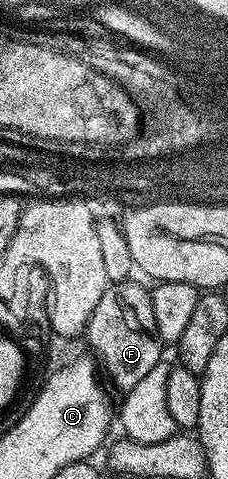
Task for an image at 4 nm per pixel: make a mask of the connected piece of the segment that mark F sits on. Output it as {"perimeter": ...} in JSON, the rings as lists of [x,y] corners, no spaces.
{"perimeter":[[[134,281],[107,285],[104,296],[100,296],[100,304],[96,304],[96,312],[92,312],[88,320],[84,335],[84,341],[94,349],[93,357],[108,382],[110,377],[109,385],[114,385],[119,392],[136,388],[137,382],[144,380],[144,376],[148,376],[148,372],[152,372],[152,368],[164,358],[163,343],[154,329],[150,290]]]}

